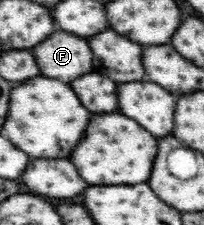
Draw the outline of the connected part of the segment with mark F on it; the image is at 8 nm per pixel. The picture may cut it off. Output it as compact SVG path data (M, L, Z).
M56 31L52 37L36 45L32 55L42 75L66 83L92 69L92 51L88 43L66 31Z

